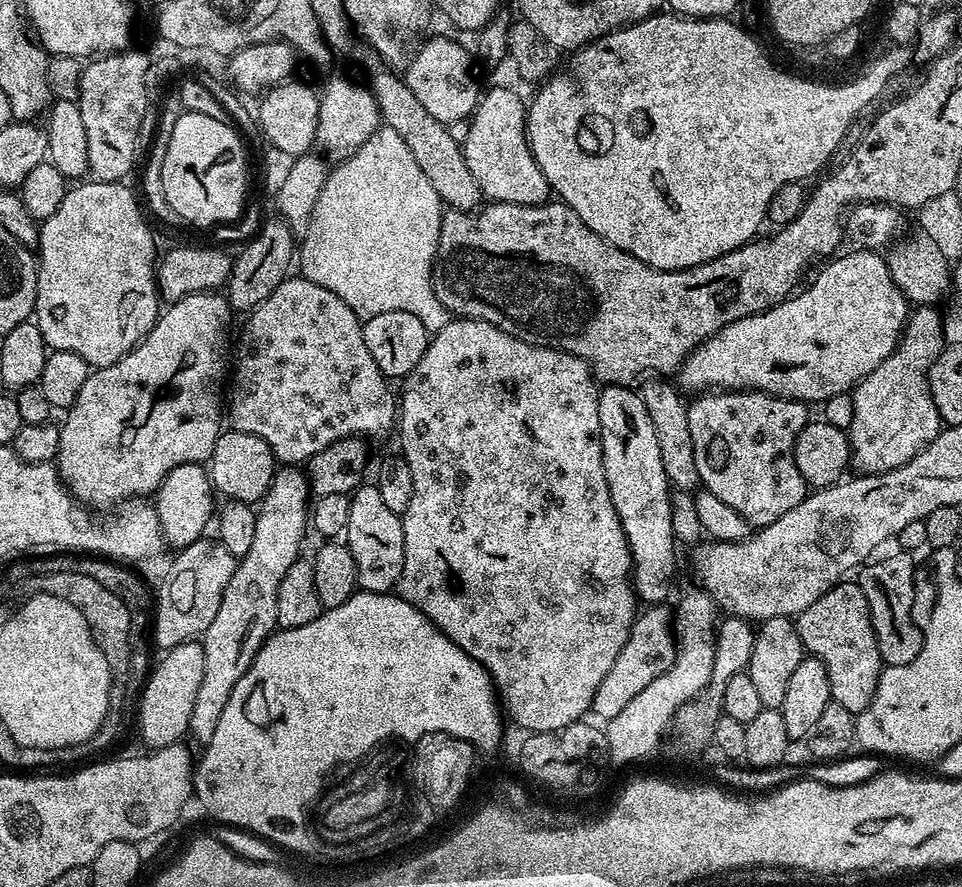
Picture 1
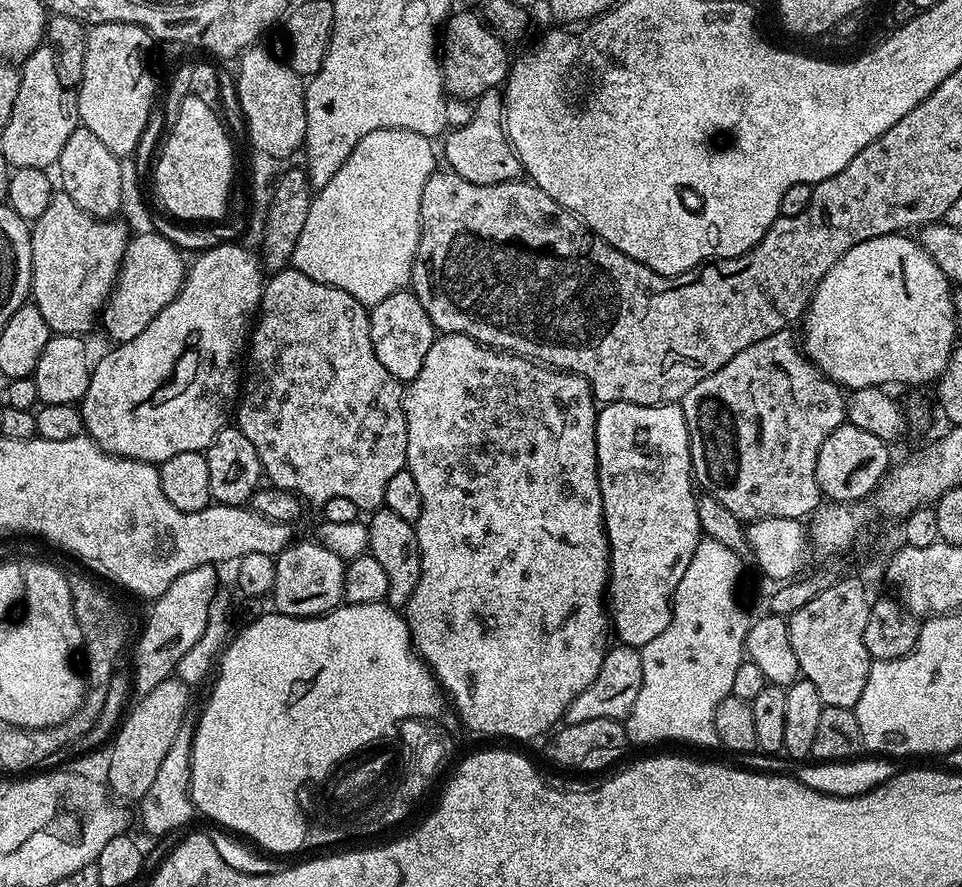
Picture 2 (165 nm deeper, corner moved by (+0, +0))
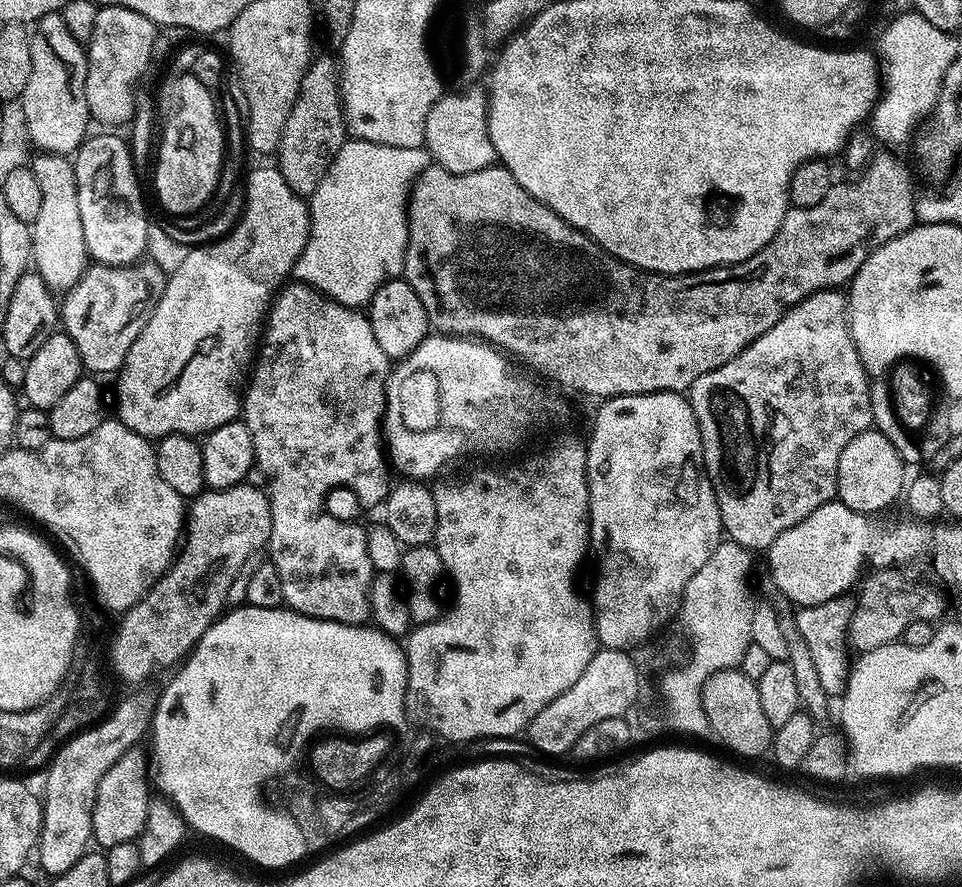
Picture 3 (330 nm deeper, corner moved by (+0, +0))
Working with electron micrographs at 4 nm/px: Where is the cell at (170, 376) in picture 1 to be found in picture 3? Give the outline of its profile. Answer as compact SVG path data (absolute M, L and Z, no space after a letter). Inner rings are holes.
M279 167L256 168L249 176L247 173L242 195L244 217L220 239L189 247L180 265L165 279L162 294L115 377L115 415L127 428L153 442L170 434L203 438L241 415L242 385L253 367L268 309L274 294L292 276L292 267L308 241L312 221L309 201L286 186Z

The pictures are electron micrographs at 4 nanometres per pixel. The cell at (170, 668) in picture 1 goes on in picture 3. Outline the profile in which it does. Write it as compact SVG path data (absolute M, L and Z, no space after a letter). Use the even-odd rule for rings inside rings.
M137 746L126 750L106 774L102 774L102 782L98 782L98 794L92 811L92 840L101 849L111 850L114 846L122 846L122 842L139 841L142 826L146 826L146 810L150 793L150 756L143 747Z

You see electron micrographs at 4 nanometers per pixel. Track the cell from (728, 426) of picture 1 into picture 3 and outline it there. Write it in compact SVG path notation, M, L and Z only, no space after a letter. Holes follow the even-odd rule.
M834 288L810 294L805 300L788 309L778 322L774 322L774 326L770 326L770 330L766 330L757 340L746 345L734 358L730 358L730 362L702 374L702 378L692 383L690 399L694 414L698 418L698 430L702 438L704 471L707 472L714 494L718 498L723 531L727 539L738 542L743 548L756 554L763 553L772 545L774 538L778 538L778 534L790 530L790 526L798 526L798 522L802 522L802 518L810 518L810 514L814 514L818 506L829 504L830 501L836 499L838 460L842 458L842 450L846 450L846 444L850 442L850 438L872 428L870 377L860 360L858 350L852 341L852 335L848 332L847 295Z

